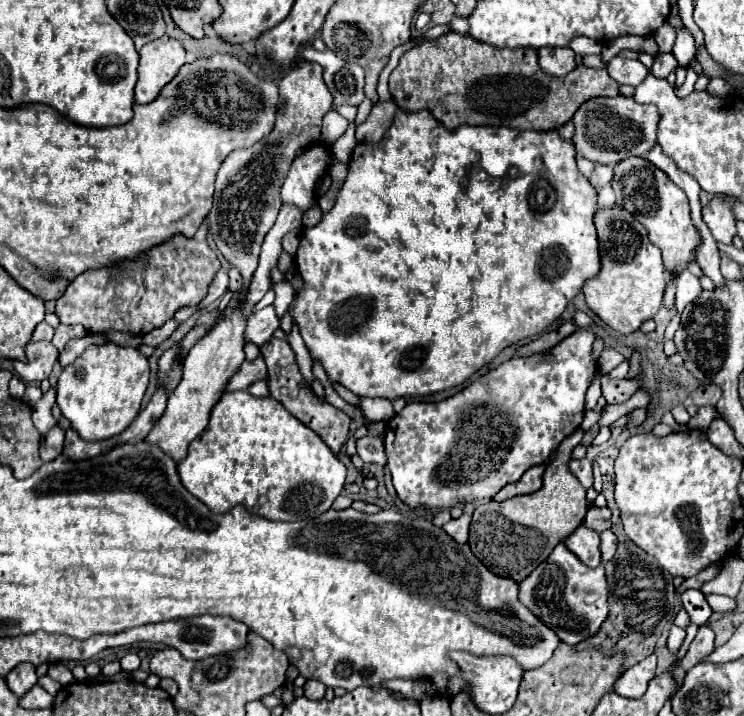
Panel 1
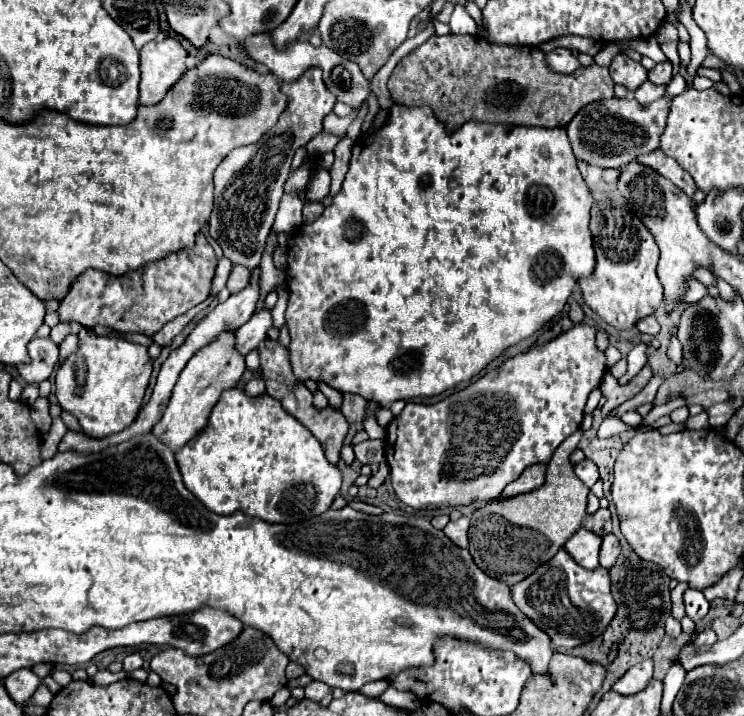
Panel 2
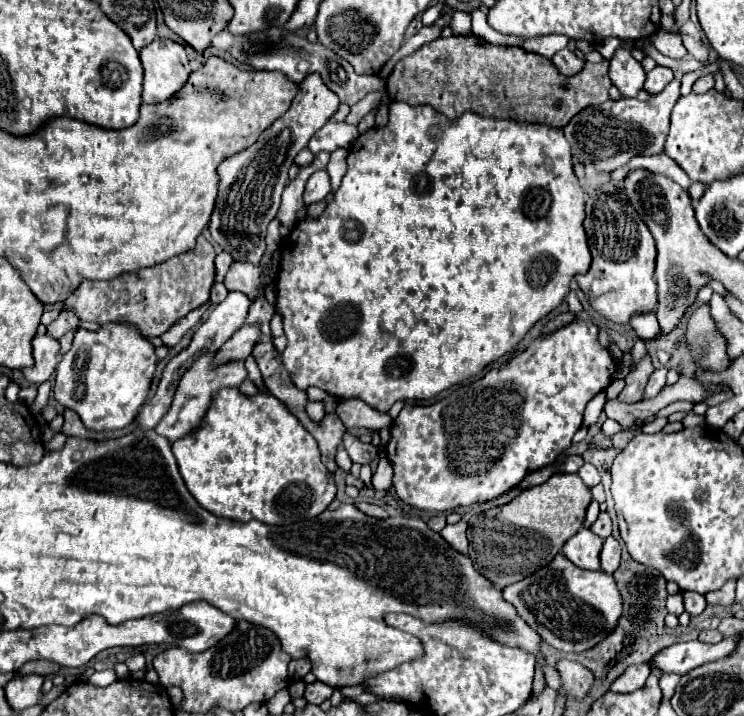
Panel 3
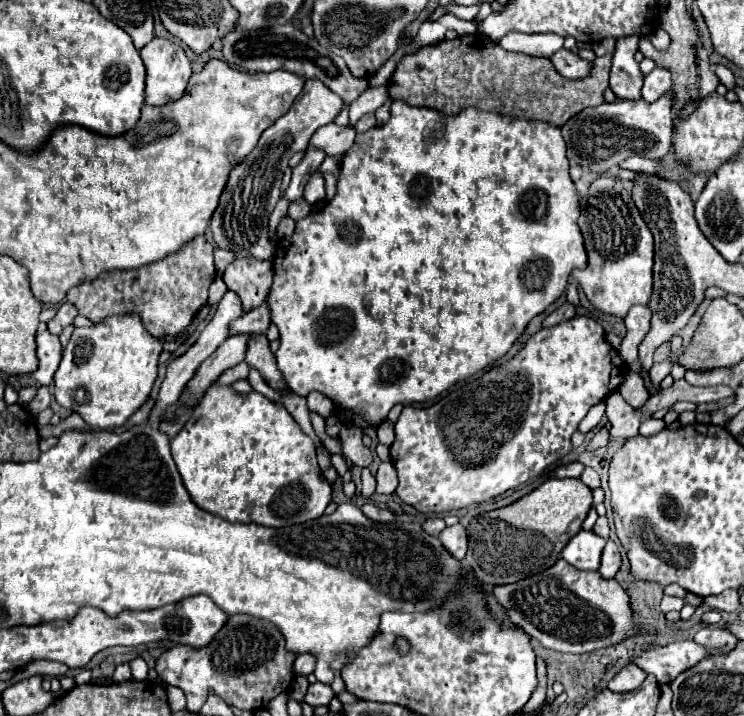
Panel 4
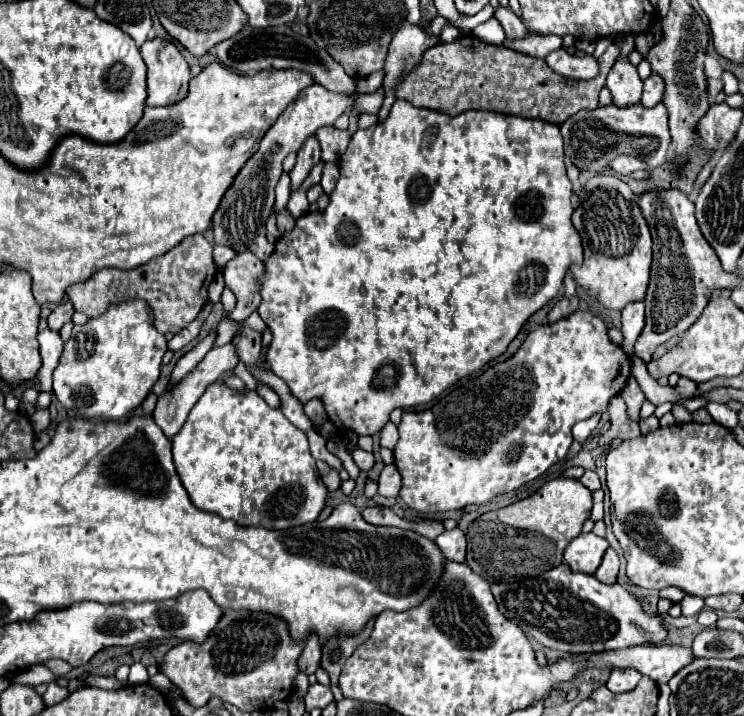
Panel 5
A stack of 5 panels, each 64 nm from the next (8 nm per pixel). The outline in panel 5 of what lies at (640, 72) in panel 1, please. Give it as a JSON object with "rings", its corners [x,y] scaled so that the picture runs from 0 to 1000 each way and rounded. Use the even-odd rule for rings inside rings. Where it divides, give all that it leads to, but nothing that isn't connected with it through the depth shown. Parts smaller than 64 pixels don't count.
{"rings":[[[847,47],[831,50],[828,61],[833,61],[833,81],[817,101],[815,120],[823,128],[823,145],[831,151],[844,151],[858,145],[863,134],[863,112],[855,101],[855,92],[844,89],[844,73],[852,70],[852,53]]]}

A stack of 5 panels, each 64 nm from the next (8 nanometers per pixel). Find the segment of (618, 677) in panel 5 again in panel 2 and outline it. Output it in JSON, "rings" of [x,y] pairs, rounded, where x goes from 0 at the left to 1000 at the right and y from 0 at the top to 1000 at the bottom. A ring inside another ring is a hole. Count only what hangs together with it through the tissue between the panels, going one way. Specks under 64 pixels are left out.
{"rings":[[[866,922],[866,925],[860,925],[860,927],[849,930],[849,933],[823,958],[823,964],[831,966],[831,969],[839,969],[839,972],[847,972],[847,969],[860,966],[860,964],[871,955],[871,950],[876,947],[876,930],[879,930],[876,922]]]}

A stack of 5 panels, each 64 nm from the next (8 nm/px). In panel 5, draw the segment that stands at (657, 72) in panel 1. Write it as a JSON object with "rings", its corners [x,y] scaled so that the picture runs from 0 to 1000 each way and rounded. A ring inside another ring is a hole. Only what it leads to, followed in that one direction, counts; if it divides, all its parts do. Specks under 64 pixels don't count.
{"rings":[[[876,103],[866,115],[866,128],[863,128],[860,145],[866,145],[866,151],[876,151],[890,140],[890,134],[892,134],[892,112],[887,112],[887,106]]]}

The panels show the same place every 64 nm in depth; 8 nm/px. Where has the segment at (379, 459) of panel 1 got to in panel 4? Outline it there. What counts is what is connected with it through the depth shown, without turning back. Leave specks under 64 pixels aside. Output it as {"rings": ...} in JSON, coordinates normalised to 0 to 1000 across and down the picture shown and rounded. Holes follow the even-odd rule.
{"rings":[[[462,595],[457,601],[457,617],[462,634],[484,654],[495,654],[500,645],[500,631],[487,620],[487,598],[481,595]]]}

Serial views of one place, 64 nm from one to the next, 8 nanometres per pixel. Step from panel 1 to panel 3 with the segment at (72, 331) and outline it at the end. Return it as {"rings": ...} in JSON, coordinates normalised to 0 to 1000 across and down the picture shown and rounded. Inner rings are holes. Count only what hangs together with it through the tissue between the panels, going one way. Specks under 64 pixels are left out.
{"rings":[[[83,433],[81,441],[65,455],[65,466],[70,472],[83,472],[91,461],[102,461],[105,458],[105,441],[97,433]]]}

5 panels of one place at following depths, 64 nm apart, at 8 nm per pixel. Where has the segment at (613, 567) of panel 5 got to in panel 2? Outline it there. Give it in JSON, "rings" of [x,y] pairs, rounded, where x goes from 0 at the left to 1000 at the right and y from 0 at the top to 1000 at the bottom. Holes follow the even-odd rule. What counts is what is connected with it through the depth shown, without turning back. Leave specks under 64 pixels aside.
{"rings":[[[825,746],[809,749],[809,768],[806,768],[806,791],[809,793],[823,793],[828,779],[833,774],[833,760]]]}

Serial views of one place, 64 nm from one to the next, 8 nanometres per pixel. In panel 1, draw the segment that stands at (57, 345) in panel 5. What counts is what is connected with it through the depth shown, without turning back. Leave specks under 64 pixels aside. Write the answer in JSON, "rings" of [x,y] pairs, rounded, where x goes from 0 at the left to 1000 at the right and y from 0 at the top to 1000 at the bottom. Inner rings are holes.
{"rings":[[[65,475],[40,478],[35,483],[35,500],[35,506],[19,506],[19,514],[27,528],[35,534],[56,534],[70,520],[70,511],[78,500],[78,489]]]}

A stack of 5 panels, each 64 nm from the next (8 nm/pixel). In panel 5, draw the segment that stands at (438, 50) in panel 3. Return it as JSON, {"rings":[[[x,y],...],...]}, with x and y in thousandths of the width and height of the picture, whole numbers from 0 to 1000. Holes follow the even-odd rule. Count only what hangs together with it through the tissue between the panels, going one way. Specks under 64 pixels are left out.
{"rings":[[[621,50],[608,61],[594,59],[578,67],[567,89],[532,123],[532,134],[559,151],[575,151],[602,162],[616,162],[626,154],[661,154],[755,173],[777,154],[804,148],[804,128],[831,78],[833,67],[820,61],[804,84],[806,103],[798,112],[766,112],[739,98],[728,81],[712,81],[677,64],[651,61],[637,50]]]}

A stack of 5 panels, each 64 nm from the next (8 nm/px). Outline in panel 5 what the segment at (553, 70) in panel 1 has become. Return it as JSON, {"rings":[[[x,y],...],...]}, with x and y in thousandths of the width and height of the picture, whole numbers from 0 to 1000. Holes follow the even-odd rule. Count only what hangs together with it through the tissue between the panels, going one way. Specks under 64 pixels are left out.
{"rings":[[[758,67],[739,73],[731,87],[755,106],[774,109],[774,112],[796,112],[801,106],[801,81],[798,78],[769,78]]]}

